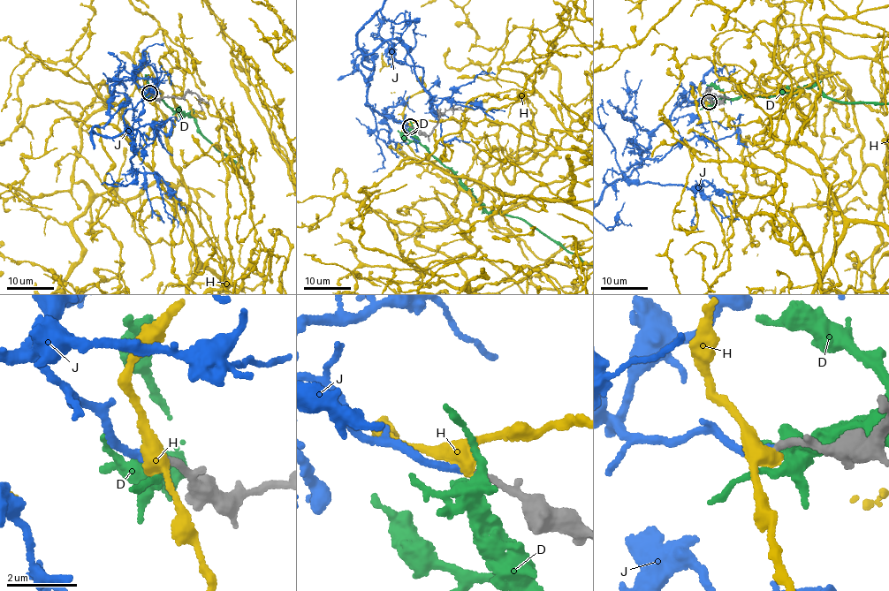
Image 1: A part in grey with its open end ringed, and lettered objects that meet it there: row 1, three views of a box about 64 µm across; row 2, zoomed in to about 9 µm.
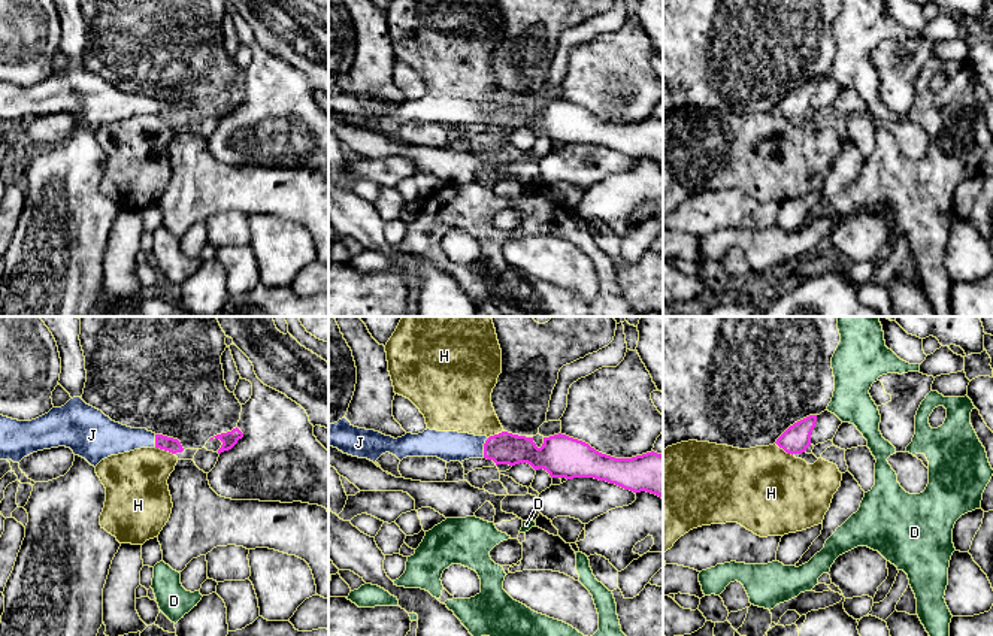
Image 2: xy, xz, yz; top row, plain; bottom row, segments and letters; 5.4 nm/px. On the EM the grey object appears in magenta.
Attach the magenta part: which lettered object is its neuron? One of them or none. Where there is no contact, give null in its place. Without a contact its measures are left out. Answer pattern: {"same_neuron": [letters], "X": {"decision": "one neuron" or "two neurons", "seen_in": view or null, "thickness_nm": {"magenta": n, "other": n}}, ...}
{"same_neuron": ["J"], "D": {"decision": "two neurons", "seen_in": null}, "H": {"decision": "two neurons", "seen_in": "xy", "thickness_nm": {"magenta": 80, "other": 340}}, "J": {"decision": "one neuron", "seen_in": "xz", "thickness_nm": {"magenta": 180, "other": 160}}}

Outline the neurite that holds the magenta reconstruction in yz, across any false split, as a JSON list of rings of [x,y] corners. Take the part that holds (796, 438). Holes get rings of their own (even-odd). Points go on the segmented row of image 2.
[[[809,415],[790,425],[778,439],[776,445],[787,454],[802,454],[811,445],[811,433],[815,427],[817,415]]]

